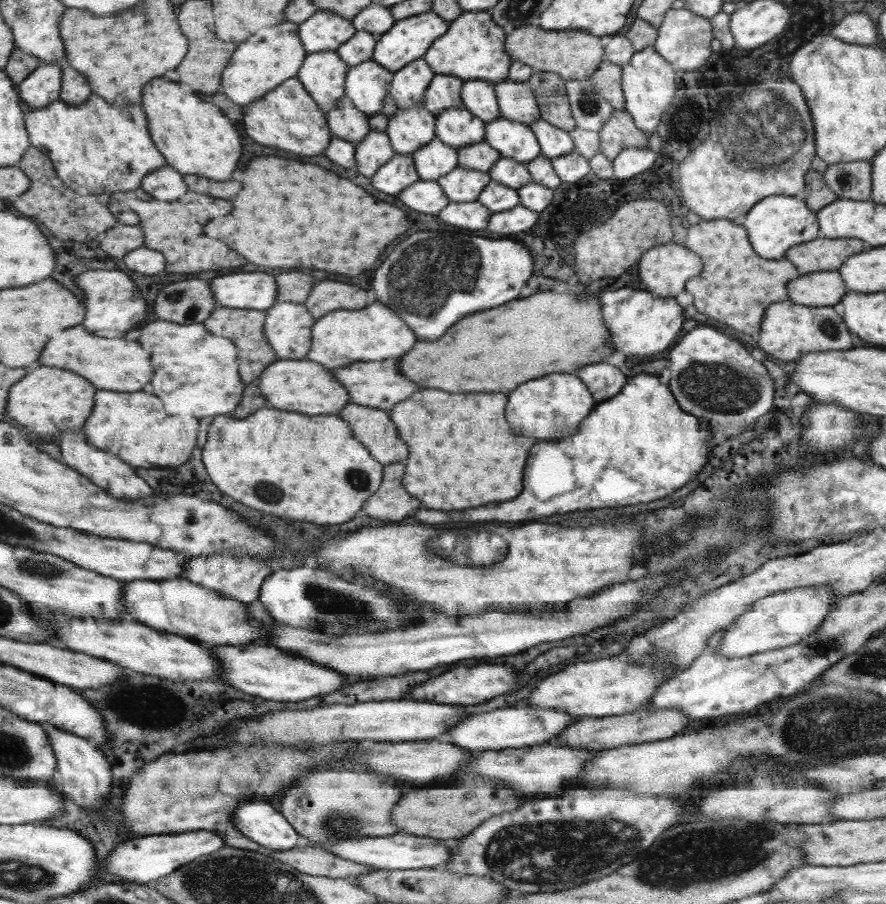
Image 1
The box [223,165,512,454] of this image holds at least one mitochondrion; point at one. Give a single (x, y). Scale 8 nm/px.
(450, 264)

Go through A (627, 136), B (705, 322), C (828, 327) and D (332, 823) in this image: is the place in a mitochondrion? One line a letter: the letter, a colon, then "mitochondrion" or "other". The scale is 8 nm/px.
A: other
B: other
C: mitochondrion
D: mitochondrion

